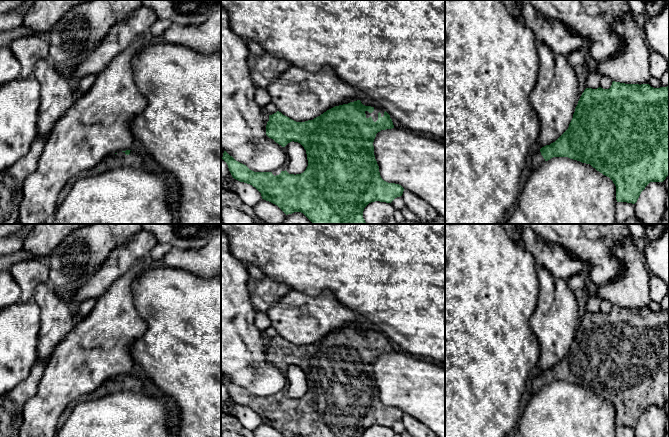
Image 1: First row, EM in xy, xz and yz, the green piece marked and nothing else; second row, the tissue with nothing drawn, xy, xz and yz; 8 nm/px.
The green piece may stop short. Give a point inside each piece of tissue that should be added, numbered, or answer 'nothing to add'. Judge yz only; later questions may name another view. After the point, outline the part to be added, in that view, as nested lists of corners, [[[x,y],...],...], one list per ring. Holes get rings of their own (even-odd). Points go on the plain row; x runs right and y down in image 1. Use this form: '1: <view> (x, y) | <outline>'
1: yz (537, 384) | [[[540,373],[536,374],[536,377],[530,381],[530,383],[533,395],[538,393],[545,386],[545,383],[541,379]]]

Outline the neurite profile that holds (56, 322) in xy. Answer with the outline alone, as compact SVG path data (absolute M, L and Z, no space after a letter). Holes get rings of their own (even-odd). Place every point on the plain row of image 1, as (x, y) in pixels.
M50 282L37 287L33 300L41 311L37 356L38 359L45 359L74 327L74 310L69 302L55 292L55 286Z

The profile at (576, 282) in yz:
M581 272L579 274L573 275L569 279L567 279L567 283L572 291L577 291L580 289L585 289L585 280L587 276L585 272Z

